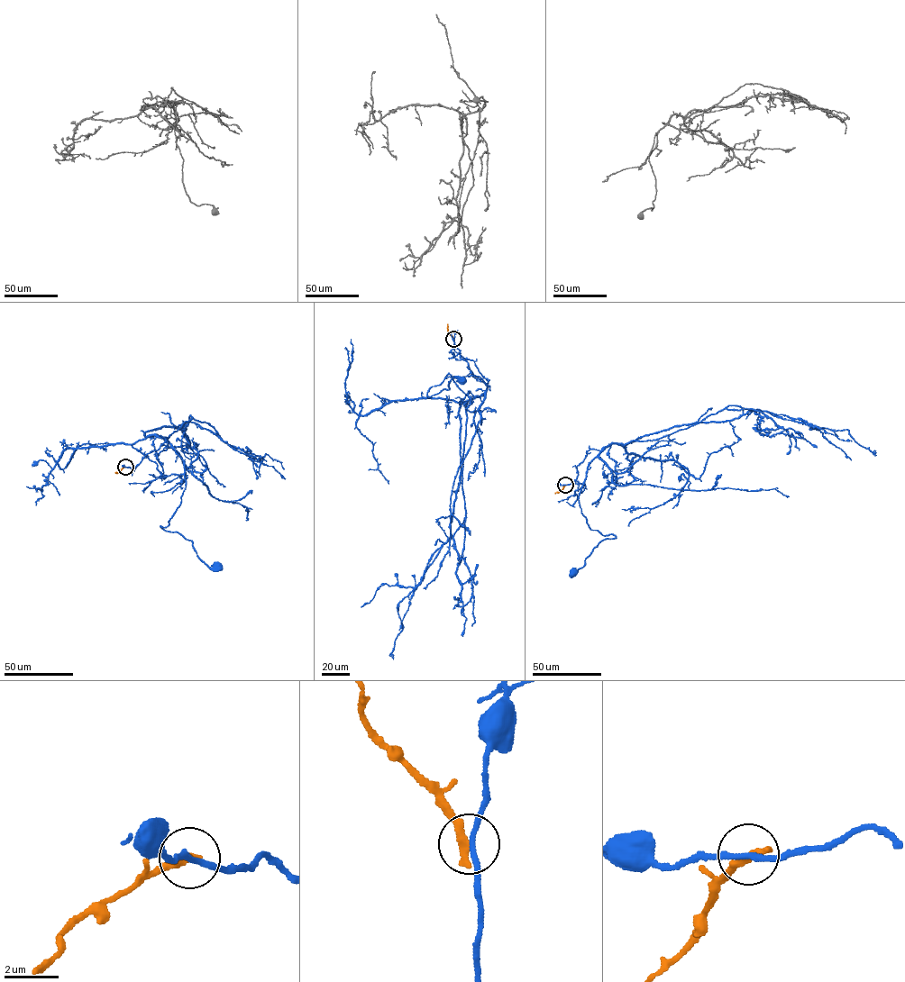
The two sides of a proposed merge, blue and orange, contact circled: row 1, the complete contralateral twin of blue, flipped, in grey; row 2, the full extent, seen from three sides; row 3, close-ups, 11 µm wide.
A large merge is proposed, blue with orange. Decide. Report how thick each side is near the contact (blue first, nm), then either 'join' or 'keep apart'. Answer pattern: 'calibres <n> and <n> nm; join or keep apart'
calibres 190 and 360 nm; keep apart

